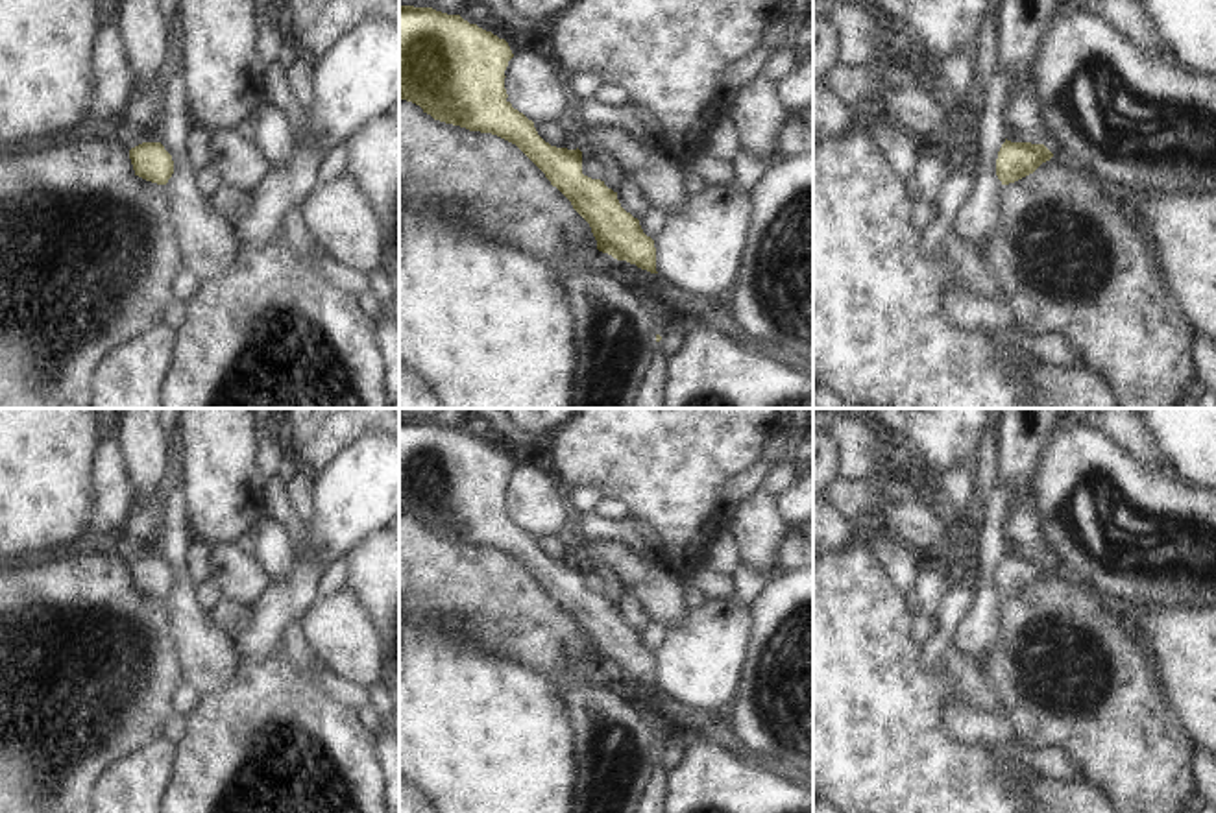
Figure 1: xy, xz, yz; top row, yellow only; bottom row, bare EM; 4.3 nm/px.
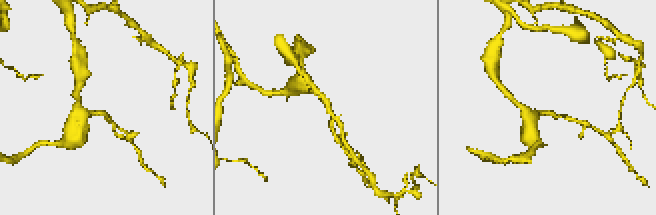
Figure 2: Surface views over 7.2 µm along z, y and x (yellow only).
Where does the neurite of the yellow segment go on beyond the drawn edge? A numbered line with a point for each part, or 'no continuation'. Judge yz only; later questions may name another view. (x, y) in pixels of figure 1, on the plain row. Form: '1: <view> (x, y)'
no continuation

